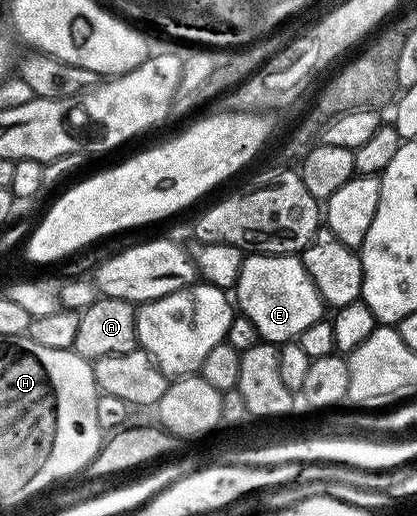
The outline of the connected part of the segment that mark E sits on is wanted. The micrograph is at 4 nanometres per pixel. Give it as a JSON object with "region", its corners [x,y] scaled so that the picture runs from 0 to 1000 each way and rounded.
{"region":[[[638,490],[590,496],[564,554],[564,591],[607,628],[635,665],[703,665],[746,626],[772,620],[775,585],[719,496],[662,498]]]}

